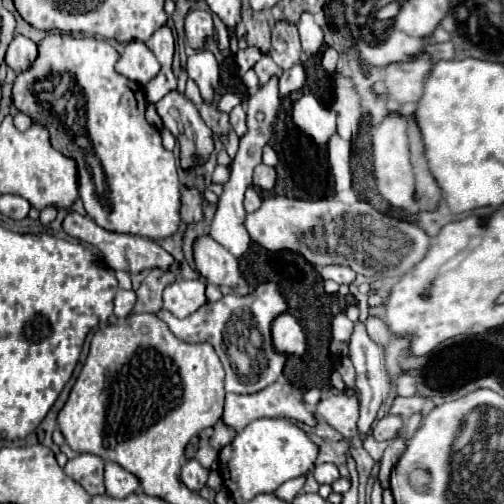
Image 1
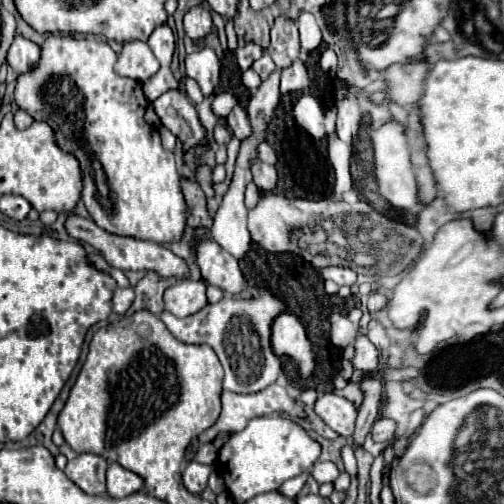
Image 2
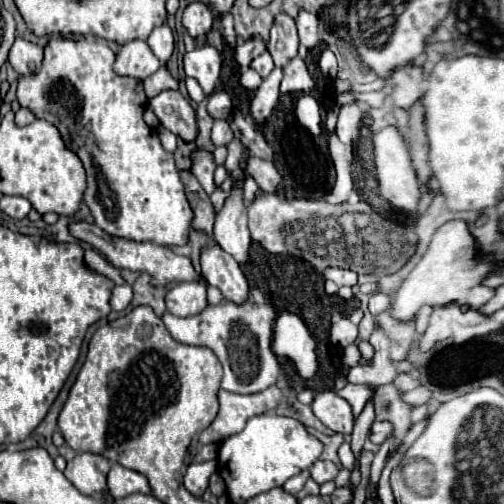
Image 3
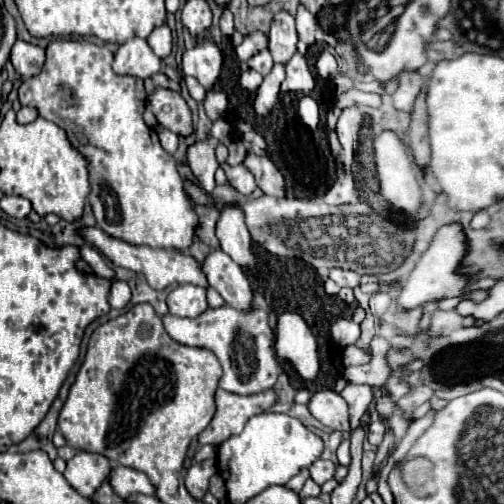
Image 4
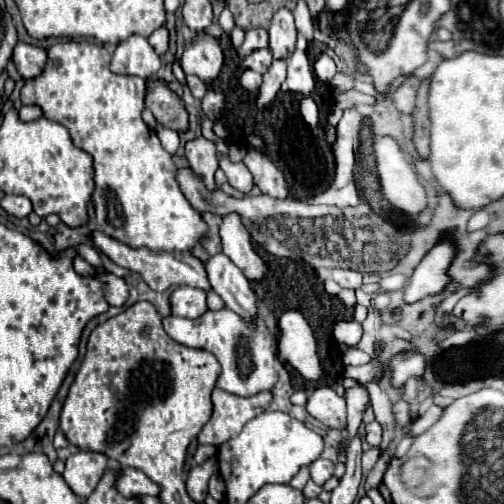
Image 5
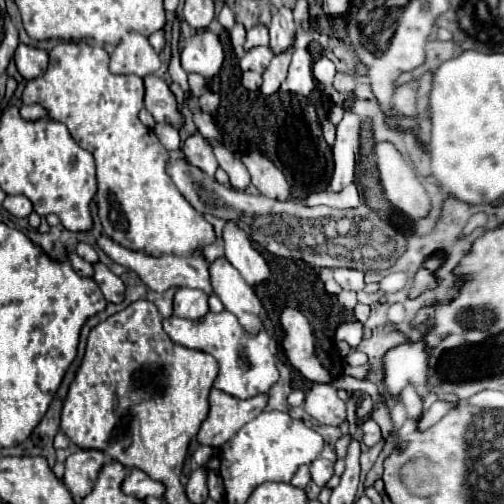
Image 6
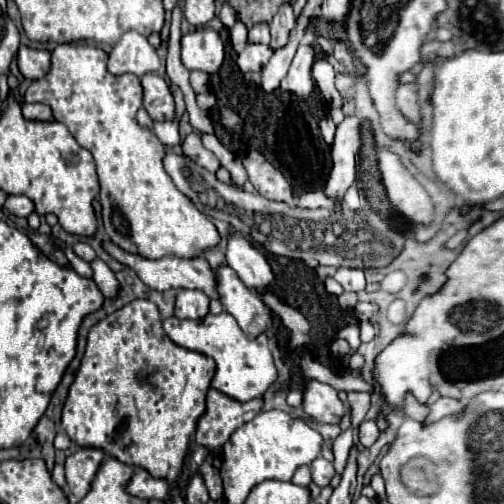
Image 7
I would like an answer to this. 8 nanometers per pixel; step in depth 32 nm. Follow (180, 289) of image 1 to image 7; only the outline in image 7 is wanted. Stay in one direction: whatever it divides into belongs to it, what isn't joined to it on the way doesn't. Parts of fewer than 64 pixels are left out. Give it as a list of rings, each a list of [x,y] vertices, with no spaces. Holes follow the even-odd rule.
[[[180,290],[176,296],[176,318],[188,320],[202,320],[208,314],[210,298],[204,296],[200,290]]]

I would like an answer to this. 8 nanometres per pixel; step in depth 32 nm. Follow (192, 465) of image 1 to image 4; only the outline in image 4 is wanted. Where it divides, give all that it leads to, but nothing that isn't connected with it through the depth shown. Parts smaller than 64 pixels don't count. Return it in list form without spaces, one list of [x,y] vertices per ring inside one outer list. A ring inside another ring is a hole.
[[[216,459],[204,460],[200,464],[190,466],[188,474],[186,474],[186,490],[190,492],[192,498],[202,500],[206,490],[208,490],[208,480],[210,476],[218,471],[218,463]]]

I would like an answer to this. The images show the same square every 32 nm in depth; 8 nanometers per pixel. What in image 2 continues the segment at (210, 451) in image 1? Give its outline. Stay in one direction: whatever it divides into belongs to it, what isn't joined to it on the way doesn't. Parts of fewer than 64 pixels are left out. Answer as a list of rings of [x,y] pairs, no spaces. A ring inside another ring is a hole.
[[[204,444],[198,454],[196,454],[196,462],[202,462],[202,464],[210,464],[214,462],[218,456],[218,448],[214,444]]]

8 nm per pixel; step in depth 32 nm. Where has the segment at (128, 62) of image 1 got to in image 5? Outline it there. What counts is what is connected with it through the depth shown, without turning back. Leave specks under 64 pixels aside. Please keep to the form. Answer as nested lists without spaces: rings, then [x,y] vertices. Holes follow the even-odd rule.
[[[128,36],[114,50],[110,70],[114,74],[134,74],[140,78],[154,76],[160,68],[160,56],[144,36]]]

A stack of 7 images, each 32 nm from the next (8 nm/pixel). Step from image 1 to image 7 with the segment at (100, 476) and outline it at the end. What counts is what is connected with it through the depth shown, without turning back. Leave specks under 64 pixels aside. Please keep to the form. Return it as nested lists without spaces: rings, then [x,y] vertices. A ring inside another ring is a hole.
[[[78,446],[76,452],[72,452],[66,458],[66,480],[68,480],[70,492],[76,498],[82,498],[88,492],[90,482],[102,458],[104,458],[104,452],[100,448],[86,448],[86,446]]]

